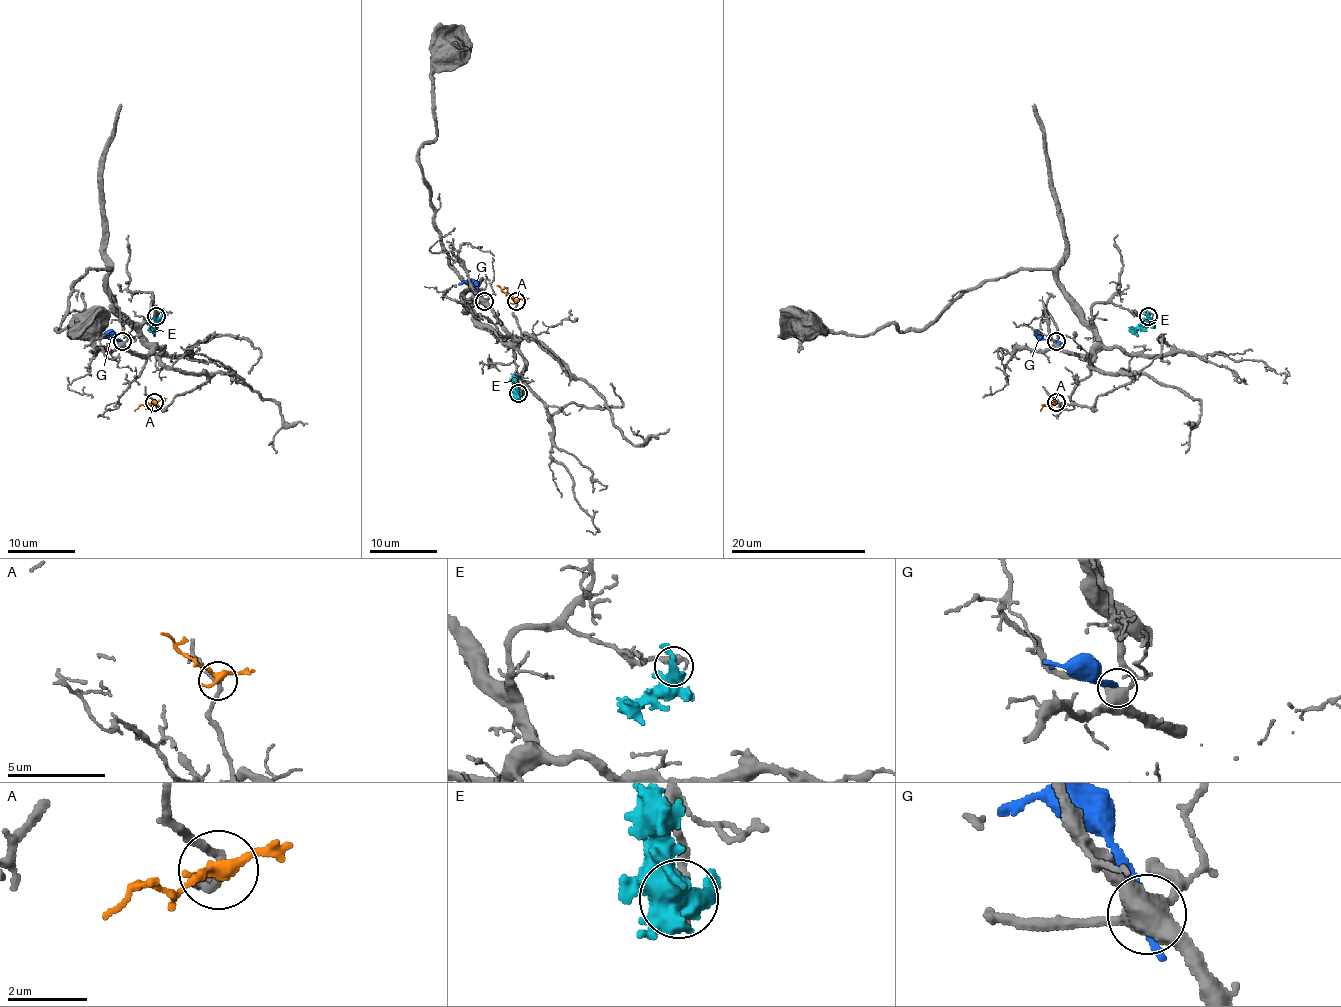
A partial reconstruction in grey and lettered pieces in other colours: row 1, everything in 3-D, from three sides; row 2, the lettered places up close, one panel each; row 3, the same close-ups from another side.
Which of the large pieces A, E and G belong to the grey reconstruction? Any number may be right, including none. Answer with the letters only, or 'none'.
none

